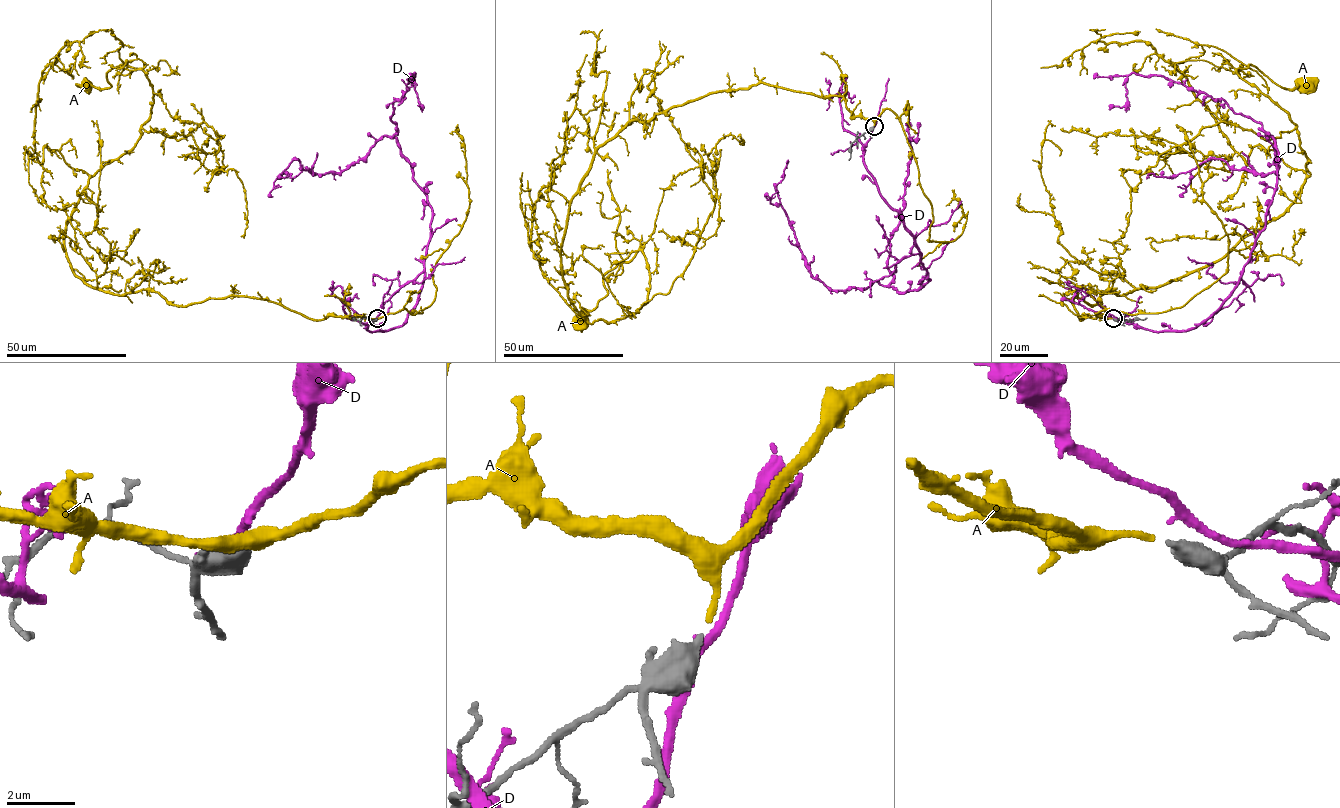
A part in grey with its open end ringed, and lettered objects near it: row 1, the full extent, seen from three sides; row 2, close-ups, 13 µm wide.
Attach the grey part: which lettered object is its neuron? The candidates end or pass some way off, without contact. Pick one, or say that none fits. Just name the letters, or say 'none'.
A

